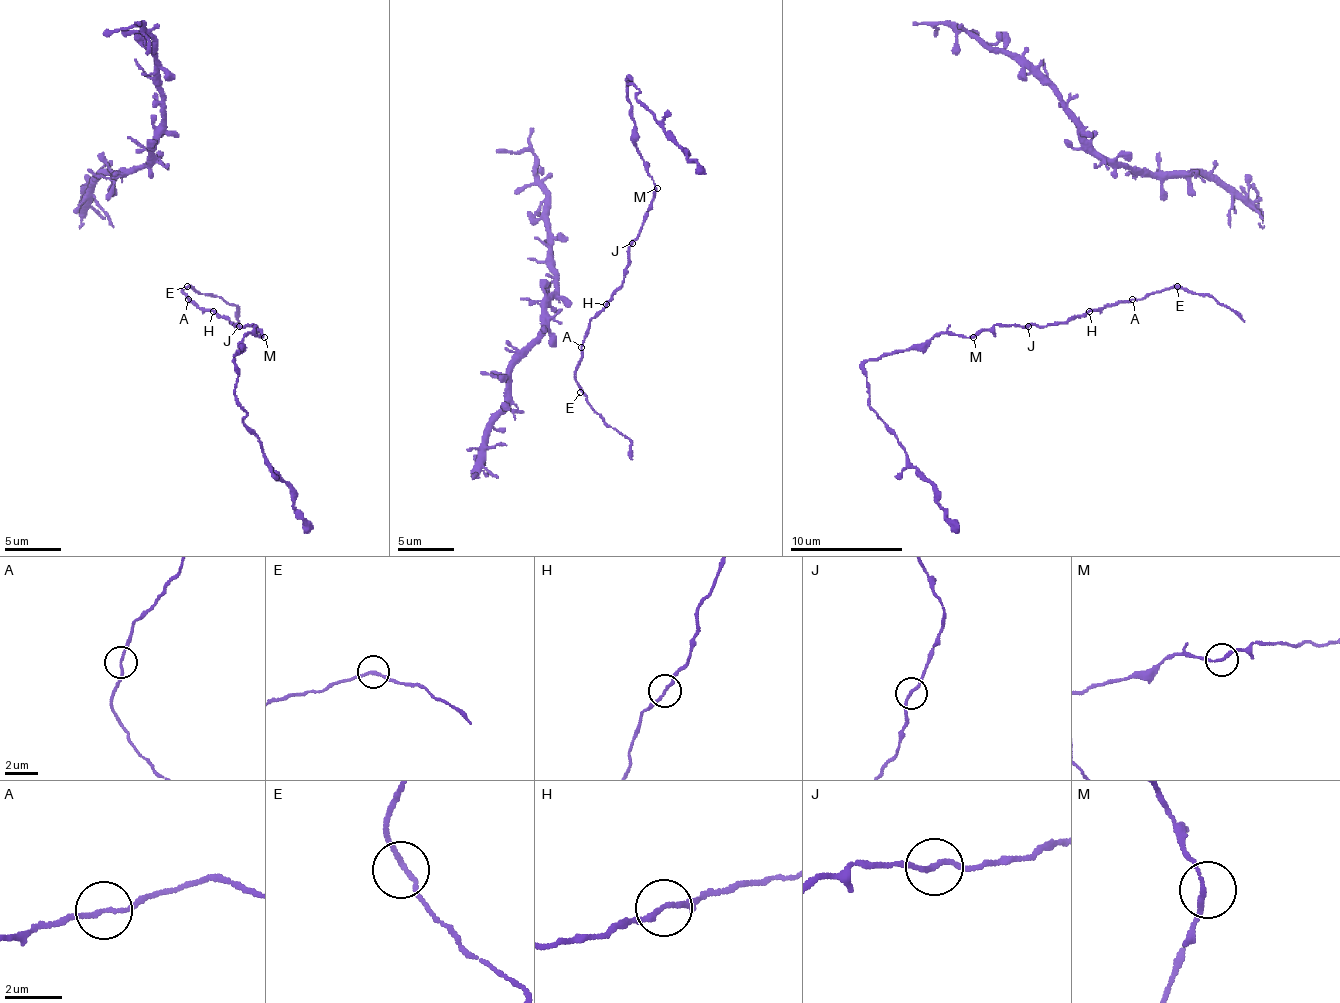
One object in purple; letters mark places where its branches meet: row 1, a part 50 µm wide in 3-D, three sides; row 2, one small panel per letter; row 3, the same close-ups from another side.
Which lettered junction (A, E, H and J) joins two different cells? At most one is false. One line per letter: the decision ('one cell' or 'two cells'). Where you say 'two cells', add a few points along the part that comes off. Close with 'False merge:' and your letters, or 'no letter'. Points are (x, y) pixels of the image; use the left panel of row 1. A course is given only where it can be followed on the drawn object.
A: one cell
E: one cell
H: one cell
J: one cell
False merge: no letter

